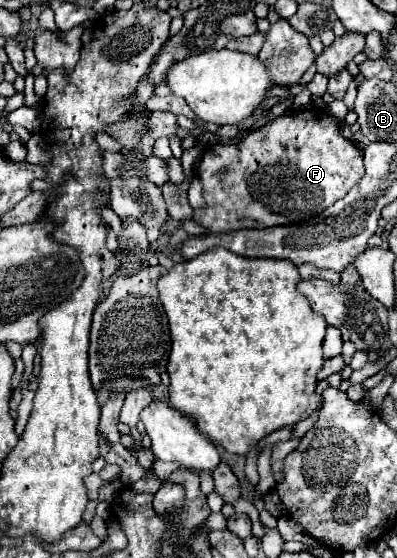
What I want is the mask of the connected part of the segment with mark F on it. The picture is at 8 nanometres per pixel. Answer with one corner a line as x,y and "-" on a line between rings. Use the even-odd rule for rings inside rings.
308,107
290,115
274,117
238,145
214,145
204,151
198,165
198,177
202,181
206,207
194,211
194,221
212,233
302,223
342,199
362,179
362,159
362,151
338,133
338,121
332,119
328,111
324,113

